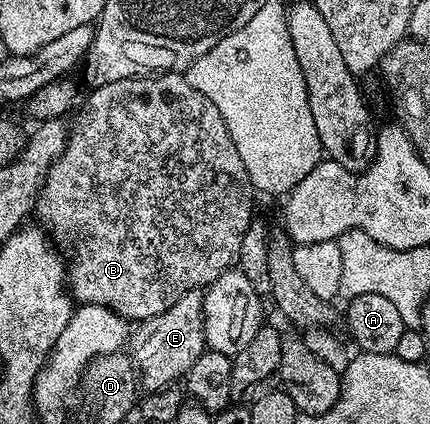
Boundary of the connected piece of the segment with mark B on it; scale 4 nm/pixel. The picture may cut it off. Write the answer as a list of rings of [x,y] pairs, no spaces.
[[[179,72],[137,75],[95,86],[91,92],[80,118],[76,121],[76,126],[74,124],[71,126],[64,154],[52,164],[46,175],[44,186],[36,197],[34,217],[41,221],[37,222],[57,246],[72,245],[72,263],[70,259],[66,269],[66,285],[73,302],[80,305],[101,305],[112,309],[129,323],[149,321],[154,315],[162,315],[162,311],[174,307],[174,303],[178,303],[182,295],[195,289],[203,290],[211,285],[214,279],[222,276],[227,269],[237,264],[242,239],[254,220],[252,181],[242,163],[242,155],[238,155],[238,147],[234,147],[234,139],[230,139],[230,131],[218,107],[214,107],[214,103],[210,103],[210,99],[206,99],[202,91],[194,91],[187,76]]]

